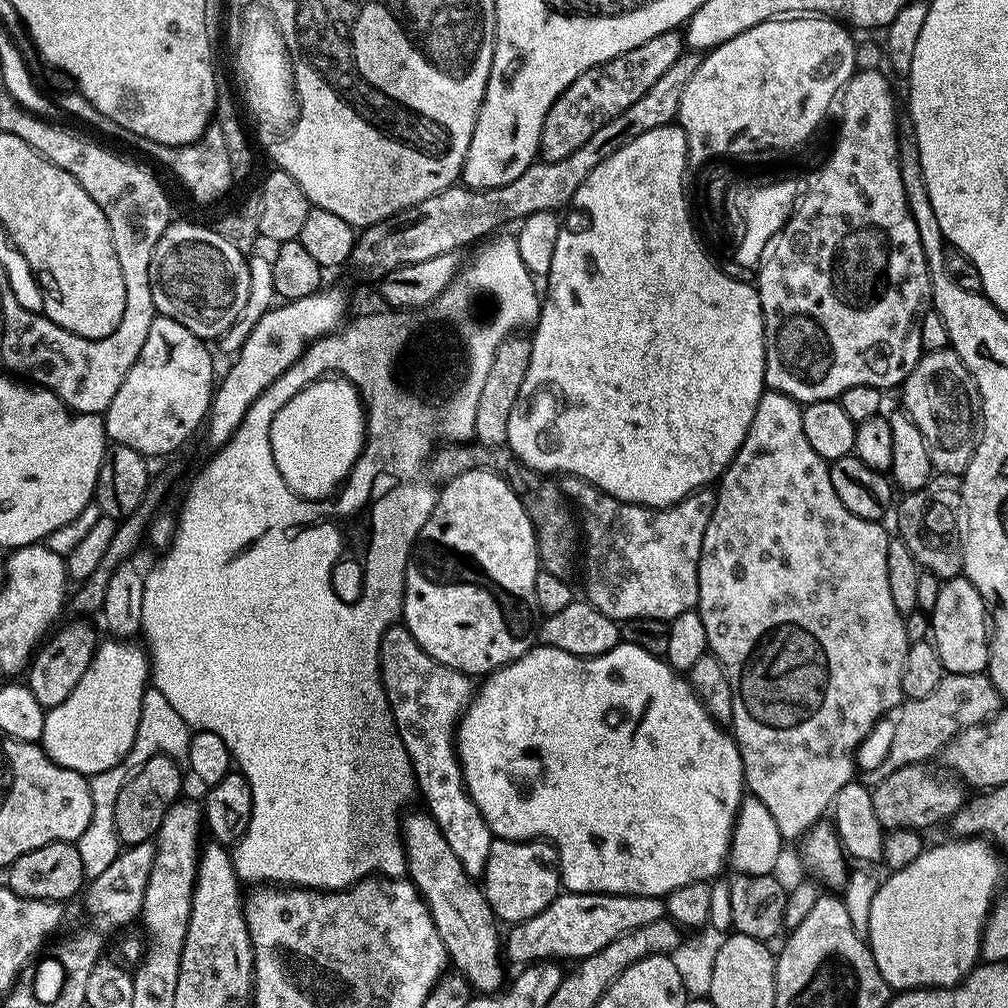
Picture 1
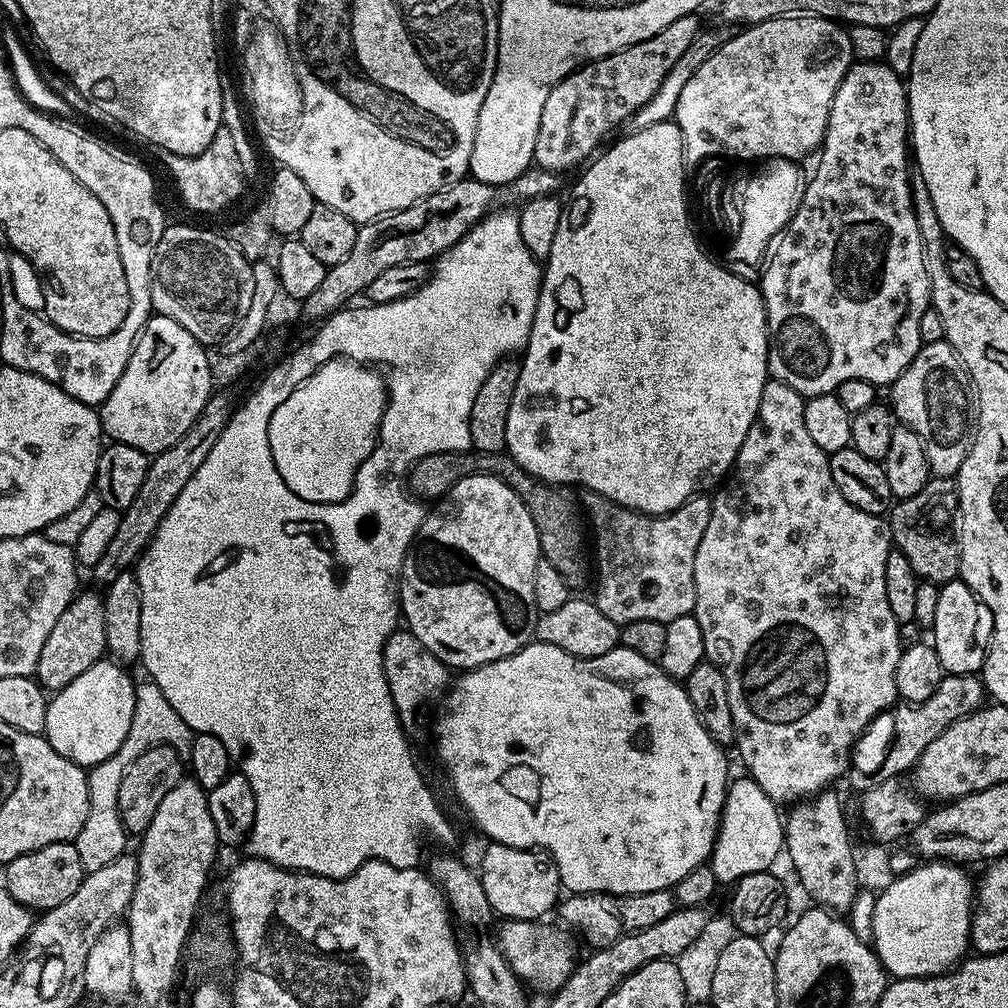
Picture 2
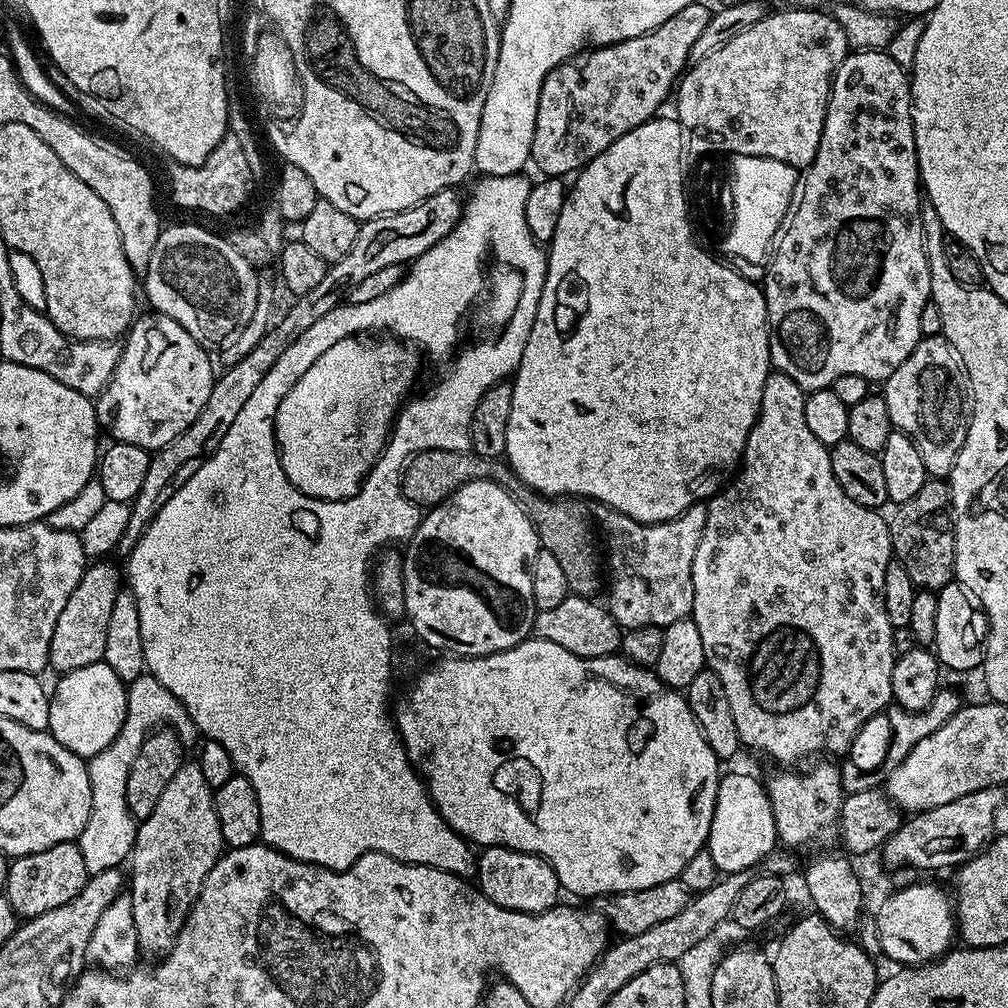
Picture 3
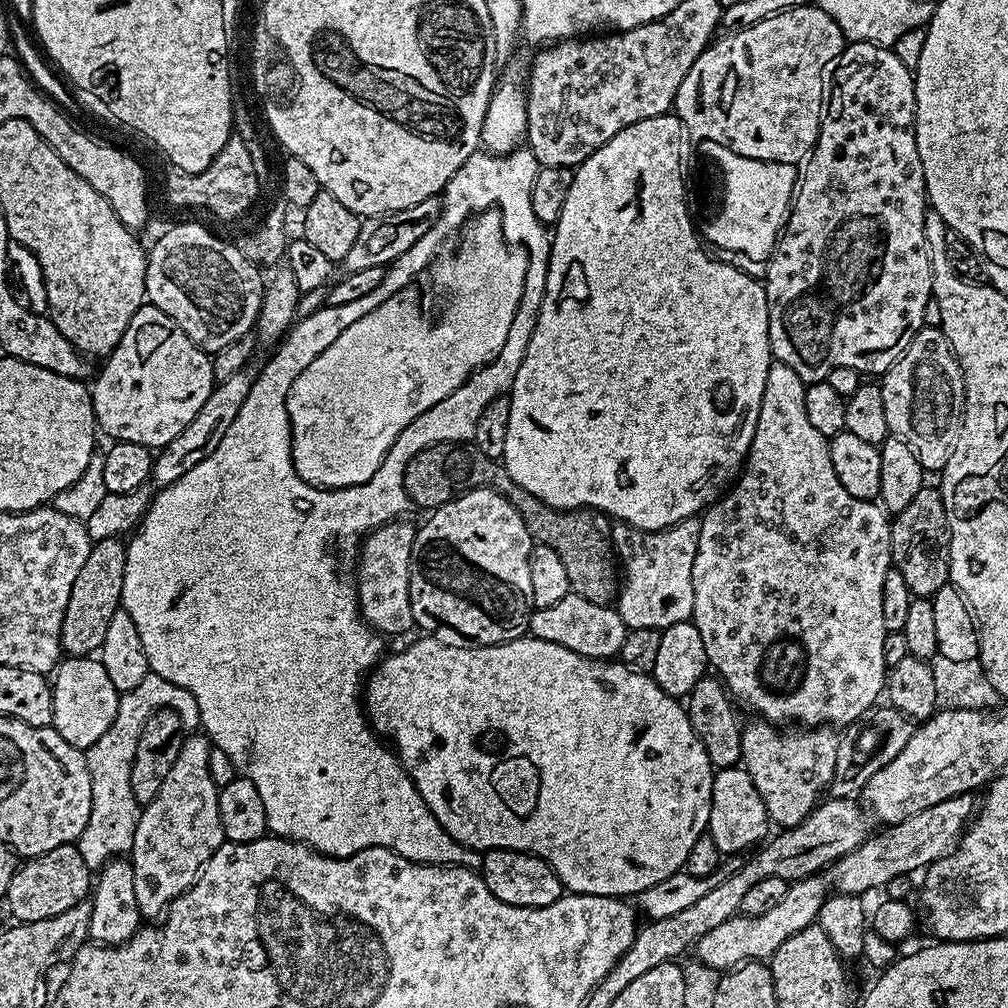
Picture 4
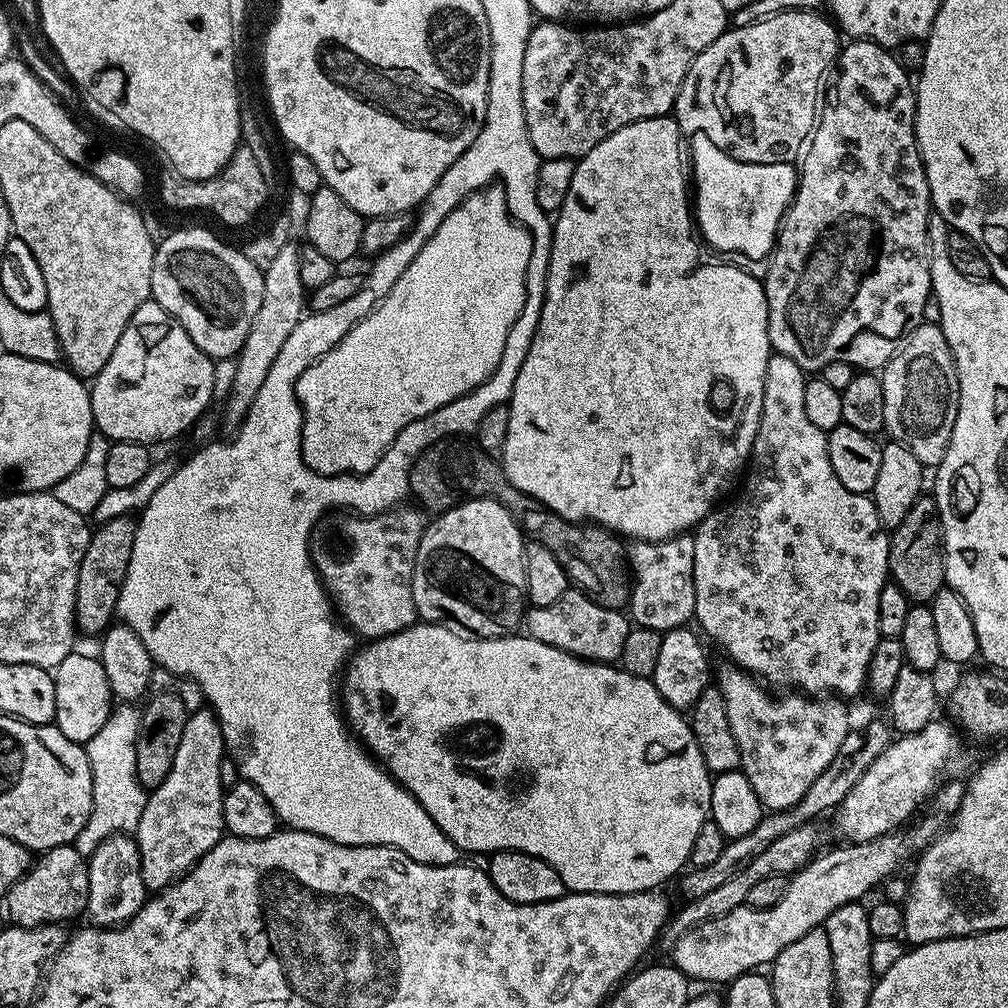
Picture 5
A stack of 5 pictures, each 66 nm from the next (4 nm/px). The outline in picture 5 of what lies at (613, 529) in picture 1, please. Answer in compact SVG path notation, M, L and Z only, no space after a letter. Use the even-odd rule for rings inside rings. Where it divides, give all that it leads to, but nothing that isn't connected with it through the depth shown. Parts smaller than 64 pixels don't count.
M677 534L669 540L632 540L626 548L626 563L630 569L630 616L639 627L663 634L671 628L685 627L695 617L694 535Z

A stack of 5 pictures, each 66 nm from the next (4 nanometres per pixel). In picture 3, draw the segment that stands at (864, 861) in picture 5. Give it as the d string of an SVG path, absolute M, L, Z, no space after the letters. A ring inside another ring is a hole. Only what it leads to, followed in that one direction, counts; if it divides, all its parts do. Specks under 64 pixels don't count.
M1003 787L974 790L974 794L962 794L962 798L954 798L954 802L946 802L946 806L934 806L934 810L917 812L909 815L890 834L882 849L883 862L889 869L902 866L925 868L955 869L968 860L973 860L979 852L983 852L993 839L996 828L996 815L1004 804Z

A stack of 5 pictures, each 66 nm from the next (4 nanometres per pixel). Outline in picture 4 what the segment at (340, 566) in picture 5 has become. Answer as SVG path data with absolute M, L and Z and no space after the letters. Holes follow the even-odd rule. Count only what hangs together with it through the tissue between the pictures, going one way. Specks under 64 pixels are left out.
M397 518L369 532L363 537L362 547L358 552L360 576L358 572L354 583L356 598L360 601L360 614L369 628L376 629L385 637L413 631L414 628L410 610L410 558L416 528L406 521L407 519Z

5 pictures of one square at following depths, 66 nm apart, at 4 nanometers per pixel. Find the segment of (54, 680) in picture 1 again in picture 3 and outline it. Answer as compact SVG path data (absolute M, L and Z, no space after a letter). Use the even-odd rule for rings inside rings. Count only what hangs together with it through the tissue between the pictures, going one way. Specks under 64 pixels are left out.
M100 558L89 563L82 574L82 582L74 586L74 594L70 594L62 614L58 614L48 655L48 668L56 671L56 674L82 670L82 666L99 664L104 659L110 613L114 611L114 598L122 590L121 569L119 572L110 561L108 558Z

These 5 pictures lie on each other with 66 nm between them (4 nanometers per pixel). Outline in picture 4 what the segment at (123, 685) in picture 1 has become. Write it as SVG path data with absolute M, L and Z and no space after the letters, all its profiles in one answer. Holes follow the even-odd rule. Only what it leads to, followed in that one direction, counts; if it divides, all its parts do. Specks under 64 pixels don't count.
M68 656L61 659L58 667L54 672L54 679L51 681L52 686L52 722L51 727L58 730L58 734L62 734L62 738L66 738L66 742L70 742L70 746L81 750L87 750L94 742L98 742L98 738L102 738L102 734L106 734L106 730L110 730L110 722L114 722L114 714L118 714L118 702L120 701L120 693L117 692L114 682L110 682L109 676L106 675L106 666L102 666L99 658L85 658L82 656Z

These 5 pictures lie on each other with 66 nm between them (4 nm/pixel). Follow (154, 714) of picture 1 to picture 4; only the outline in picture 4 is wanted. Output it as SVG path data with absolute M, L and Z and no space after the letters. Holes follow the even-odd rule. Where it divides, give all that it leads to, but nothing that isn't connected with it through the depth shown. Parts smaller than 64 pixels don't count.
M149 671L134 690L120 693L118 714L114 714L110 730L106 730L106 734L102 734L102 738L84 752L86 766L90 770L92 805L90 822L86 822L86 830L82 830L75 846L82 854L82 862L86 862L90 870L99 870L111 860L131 853L142 805L134 798L134 790L130 790L130 766L134 762L134 750L138 750L138 738L142 734L142 726L146 726L146 718L160 708L173 708L179 712L184 717L185 729L200 728L201 714L198 702L194 702L194 694L174 686L174 682L166 682L166 678L157 672Z

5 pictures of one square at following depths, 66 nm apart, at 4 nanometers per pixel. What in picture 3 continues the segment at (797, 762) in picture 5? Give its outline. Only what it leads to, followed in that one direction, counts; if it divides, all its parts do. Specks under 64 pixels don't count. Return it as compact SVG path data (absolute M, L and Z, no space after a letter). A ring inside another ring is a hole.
M816 764L809 772L800 770L776 770L766 789L770 806L773 807L776 839L787 849L804 848L812 844L828 827L835 825L840 818L841 769L832 764Z

